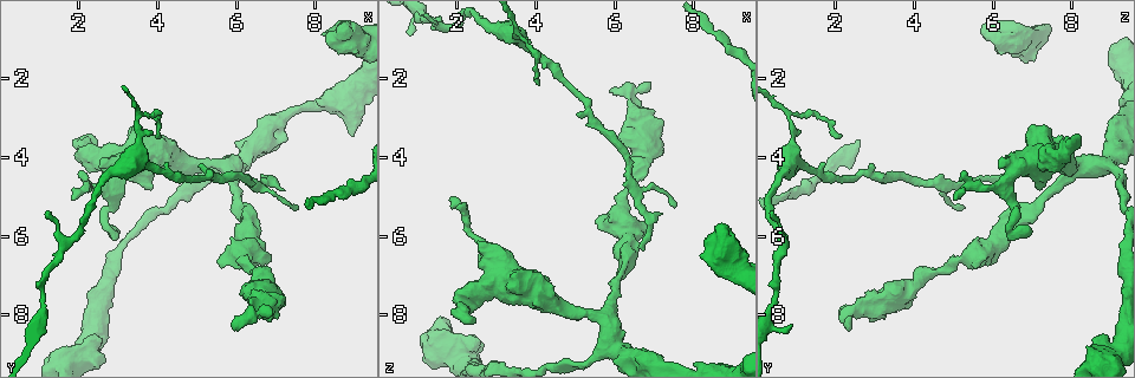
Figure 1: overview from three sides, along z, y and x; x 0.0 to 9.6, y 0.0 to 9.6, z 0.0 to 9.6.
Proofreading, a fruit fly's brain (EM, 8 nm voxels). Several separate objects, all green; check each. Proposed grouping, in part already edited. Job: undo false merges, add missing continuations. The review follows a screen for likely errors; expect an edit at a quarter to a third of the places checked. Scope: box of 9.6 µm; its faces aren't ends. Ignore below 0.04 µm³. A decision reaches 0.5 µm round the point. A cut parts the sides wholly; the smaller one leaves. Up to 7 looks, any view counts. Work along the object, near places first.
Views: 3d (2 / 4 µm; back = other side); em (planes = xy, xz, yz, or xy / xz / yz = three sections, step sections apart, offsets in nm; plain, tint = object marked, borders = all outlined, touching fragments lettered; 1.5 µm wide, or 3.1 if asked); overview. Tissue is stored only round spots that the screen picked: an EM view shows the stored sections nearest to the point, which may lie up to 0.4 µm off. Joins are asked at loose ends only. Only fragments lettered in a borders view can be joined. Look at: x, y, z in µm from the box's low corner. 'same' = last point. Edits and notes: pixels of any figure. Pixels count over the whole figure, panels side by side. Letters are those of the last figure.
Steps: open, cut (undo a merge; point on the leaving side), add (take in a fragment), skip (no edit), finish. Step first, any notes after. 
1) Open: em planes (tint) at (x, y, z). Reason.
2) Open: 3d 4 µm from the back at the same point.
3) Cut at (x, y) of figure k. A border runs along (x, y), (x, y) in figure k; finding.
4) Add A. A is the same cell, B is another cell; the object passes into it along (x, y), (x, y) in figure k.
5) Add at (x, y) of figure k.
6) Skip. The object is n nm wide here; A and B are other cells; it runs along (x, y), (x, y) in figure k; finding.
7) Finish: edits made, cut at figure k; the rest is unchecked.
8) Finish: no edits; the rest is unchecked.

Open: em planes (borders) at (5.90, 8.35, 2.30). An open end.

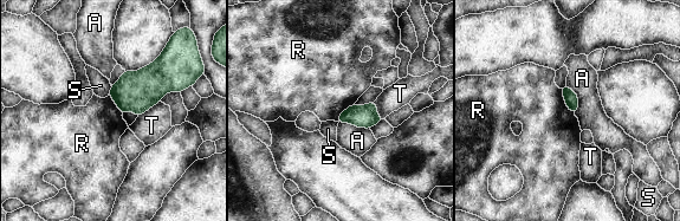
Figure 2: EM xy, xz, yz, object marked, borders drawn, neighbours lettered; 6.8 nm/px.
Skip. The longest contact is with A, 220 nm; A, R, S and T are other cells; a border runs along (561, 89), (564, 103), (574, 114) in figure 2; no lettered fragment goes on from it.

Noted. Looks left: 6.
Open: em xy step 4 (tint) at (6.75, 4.45, 6.30). Thin end.

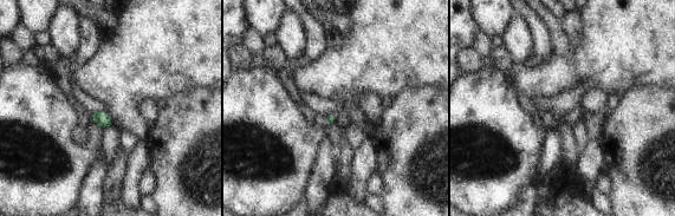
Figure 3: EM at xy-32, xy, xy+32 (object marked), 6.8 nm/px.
Open: em planes (borders) at the same point. Another direction.

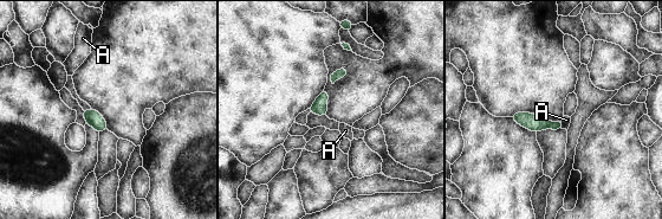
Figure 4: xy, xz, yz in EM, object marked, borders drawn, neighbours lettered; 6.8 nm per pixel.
Skip. A is another cell; no lettered fragment goes on from it.

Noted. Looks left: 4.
Open: 3d 4 µm at (3.45, 3.25, 0.90).

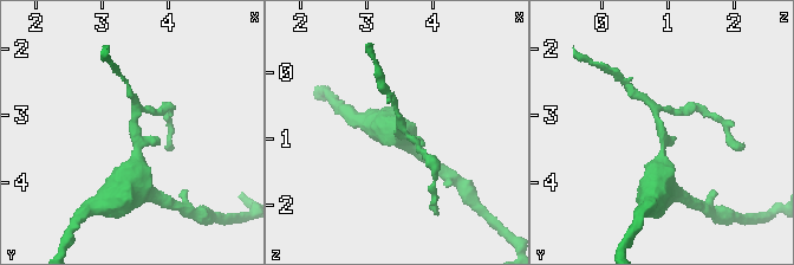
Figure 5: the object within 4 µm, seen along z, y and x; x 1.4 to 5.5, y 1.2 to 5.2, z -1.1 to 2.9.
Open: em planes (borders) at (3.50, 3.25, 0.90). Now the EM.

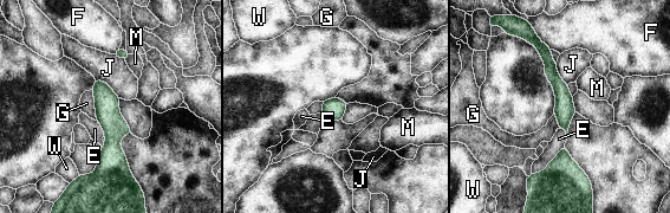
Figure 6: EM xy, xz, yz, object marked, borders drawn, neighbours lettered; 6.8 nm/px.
Skip. The longest contact is with E, 300 nm; E, F, G, J, M and W are other cells; one neuron here.

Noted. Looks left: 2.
Finish: no edits; the rest is unchecked.

